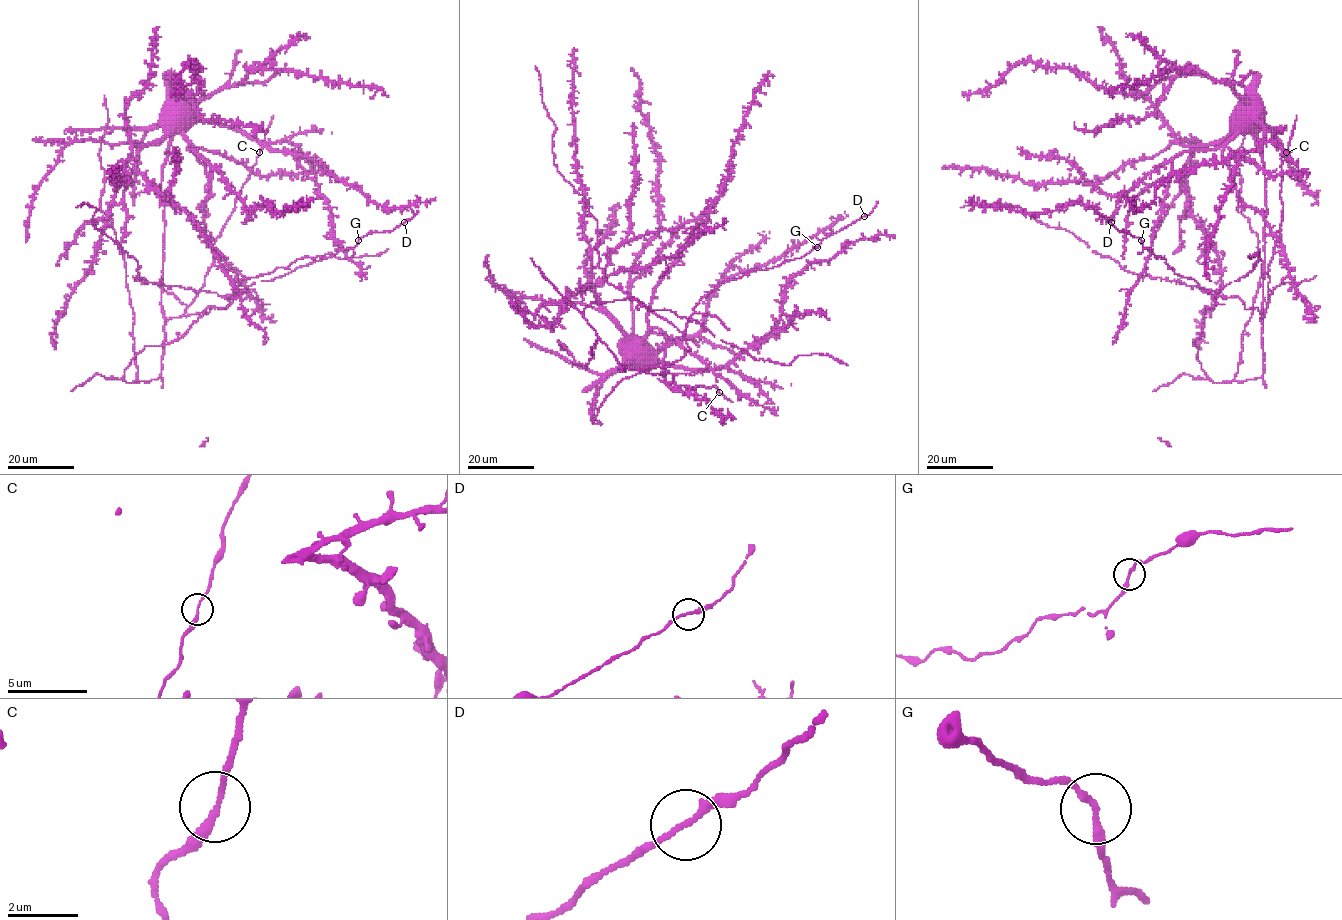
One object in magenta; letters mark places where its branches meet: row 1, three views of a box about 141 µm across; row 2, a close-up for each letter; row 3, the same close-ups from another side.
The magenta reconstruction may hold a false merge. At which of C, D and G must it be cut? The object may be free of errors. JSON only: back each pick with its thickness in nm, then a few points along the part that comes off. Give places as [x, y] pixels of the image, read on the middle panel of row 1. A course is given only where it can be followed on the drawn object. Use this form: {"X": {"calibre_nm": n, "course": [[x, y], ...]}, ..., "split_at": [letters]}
{"split_at": []}

